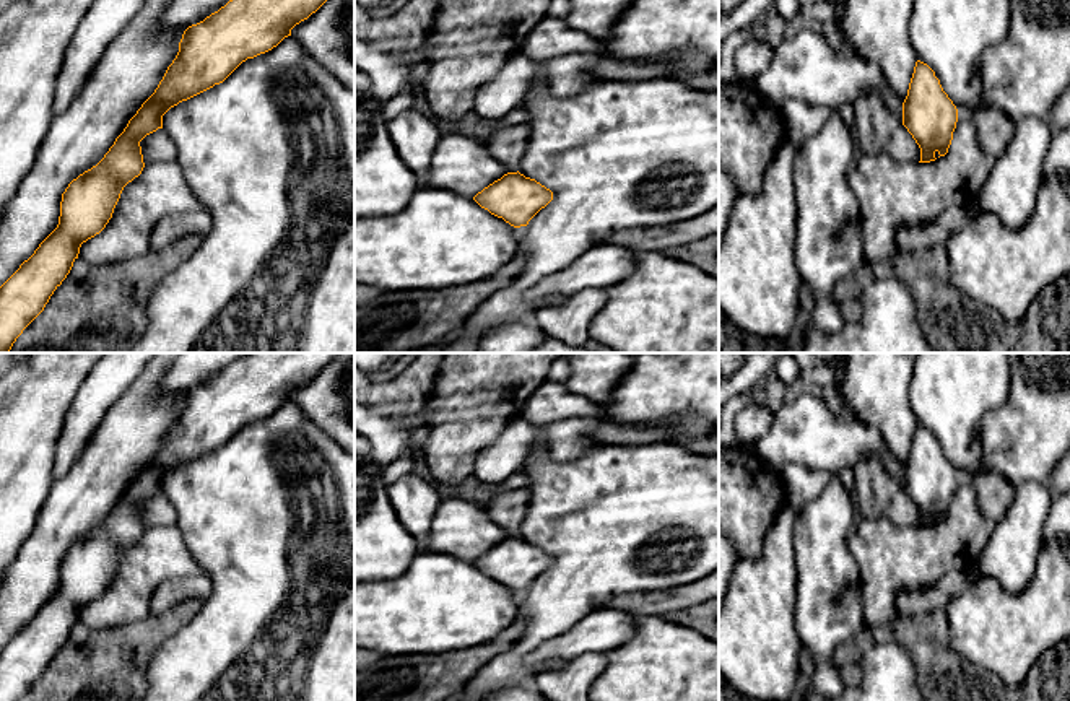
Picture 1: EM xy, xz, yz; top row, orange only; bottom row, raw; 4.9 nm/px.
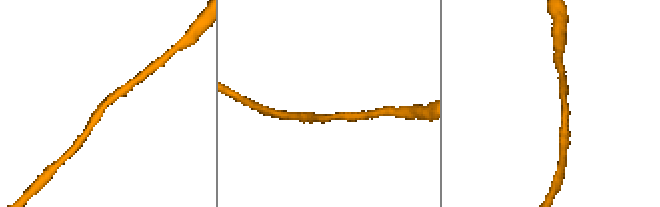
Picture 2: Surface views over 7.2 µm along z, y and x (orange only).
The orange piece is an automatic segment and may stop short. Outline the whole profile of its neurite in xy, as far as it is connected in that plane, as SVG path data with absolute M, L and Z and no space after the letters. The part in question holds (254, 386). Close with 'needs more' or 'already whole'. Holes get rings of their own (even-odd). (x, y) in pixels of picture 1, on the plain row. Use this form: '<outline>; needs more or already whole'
M247 353L184 395L179 416L154 457L104 522L68 548L57 592L0 651L0 701L23 698L70 638L81 608L106 592L124 551L145 532L140 506L163 493L163 480L223 447L247 423L276 411L335 356Z; already whole

